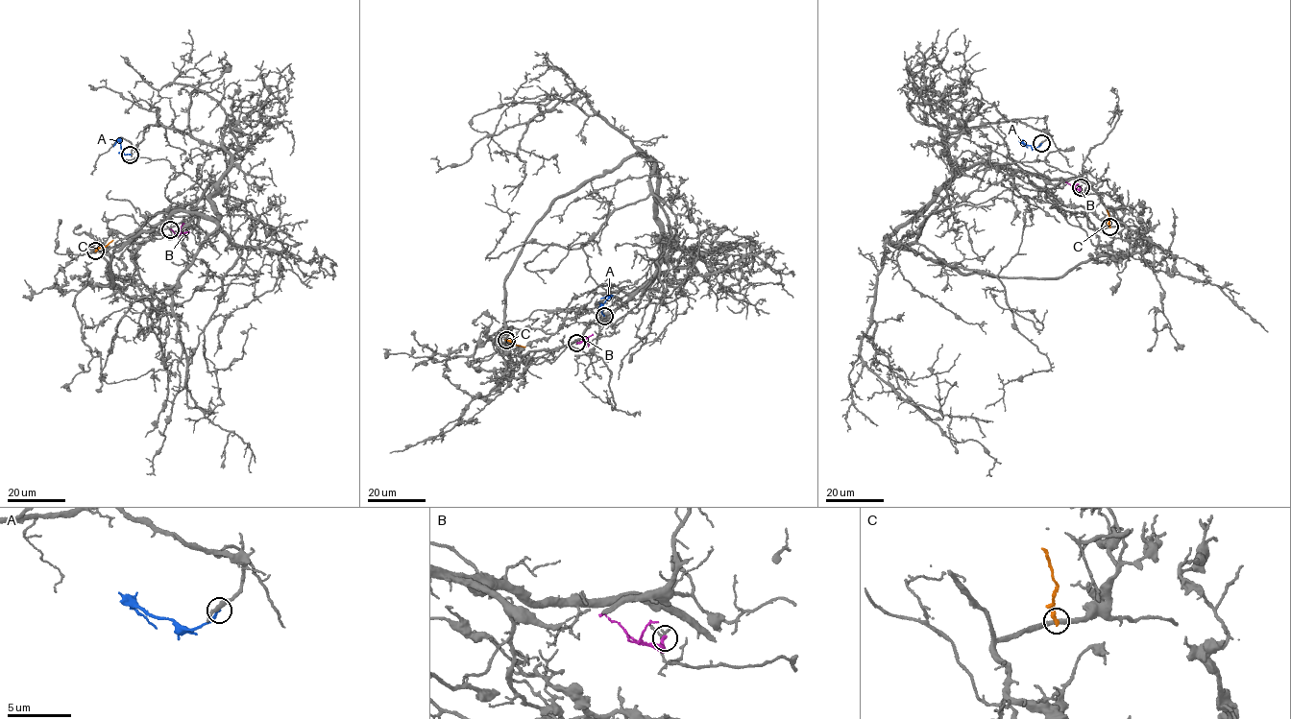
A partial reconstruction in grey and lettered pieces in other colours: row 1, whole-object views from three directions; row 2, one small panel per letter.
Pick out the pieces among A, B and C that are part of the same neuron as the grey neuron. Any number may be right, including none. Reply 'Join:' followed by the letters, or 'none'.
Join: none

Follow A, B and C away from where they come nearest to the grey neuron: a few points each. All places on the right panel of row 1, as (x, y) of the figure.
A: (1041, 143), (1034, 148), (1023, 143), (1028, 148)
B: (1081, 187), (1074, 188), (1065, 182)
C: (1109, 227), (1107, 210)

